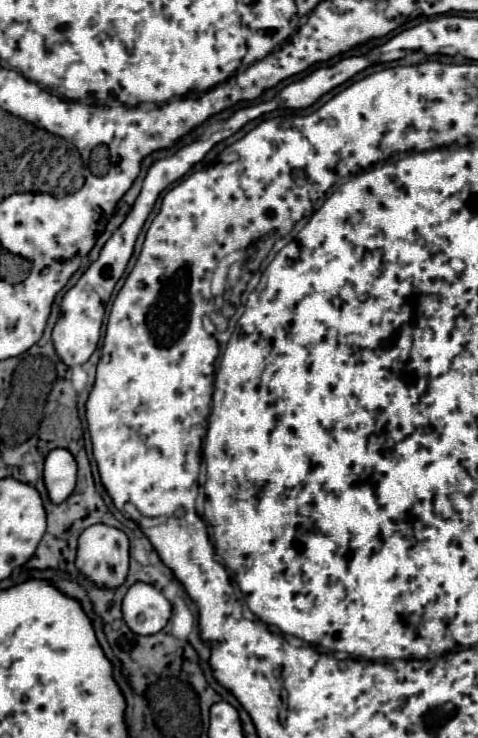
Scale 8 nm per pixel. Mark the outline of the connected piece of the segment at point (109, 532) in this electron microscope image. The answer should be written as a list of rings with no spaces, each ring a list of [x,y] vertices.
[[[97,523],[93,527],[87,527],[79,537],[79,549],[77,549],[77,567],[85,577],[99,583],[101,587],[119,587],[129,569],[129,539],[123,531]]]

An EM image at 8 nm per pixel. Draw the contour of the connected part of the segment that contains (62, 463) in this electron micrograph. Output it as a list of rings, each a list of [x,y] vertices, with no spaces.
[[[53,449],[45,459],[45,485],[53,503],[65,501],[77,481],[77,463],[71,451]]]

